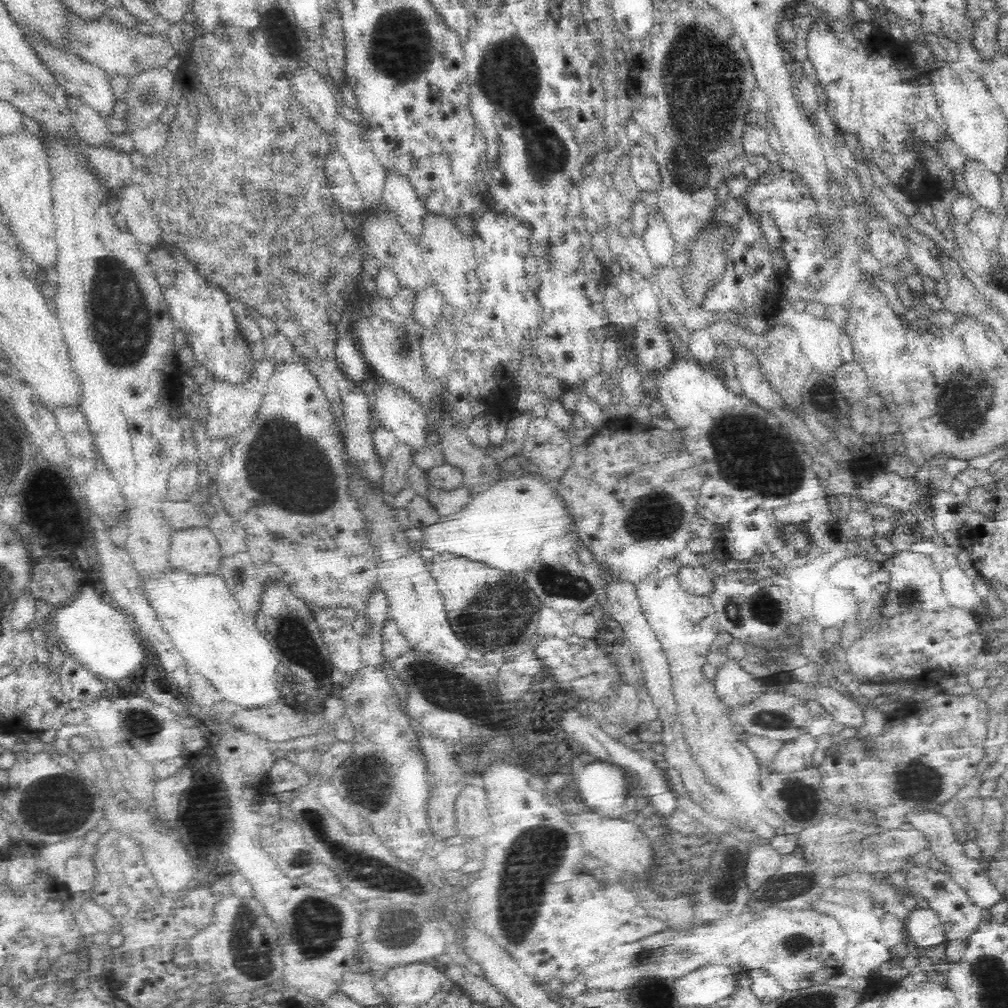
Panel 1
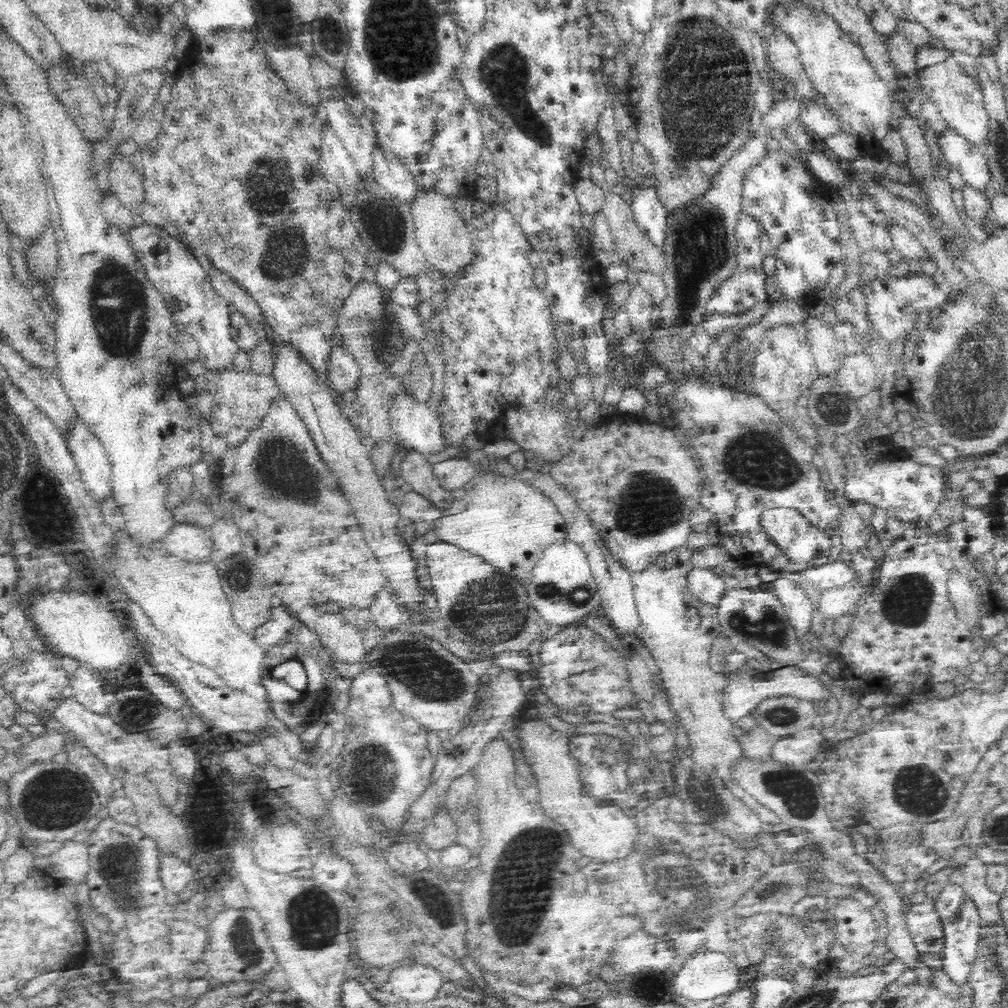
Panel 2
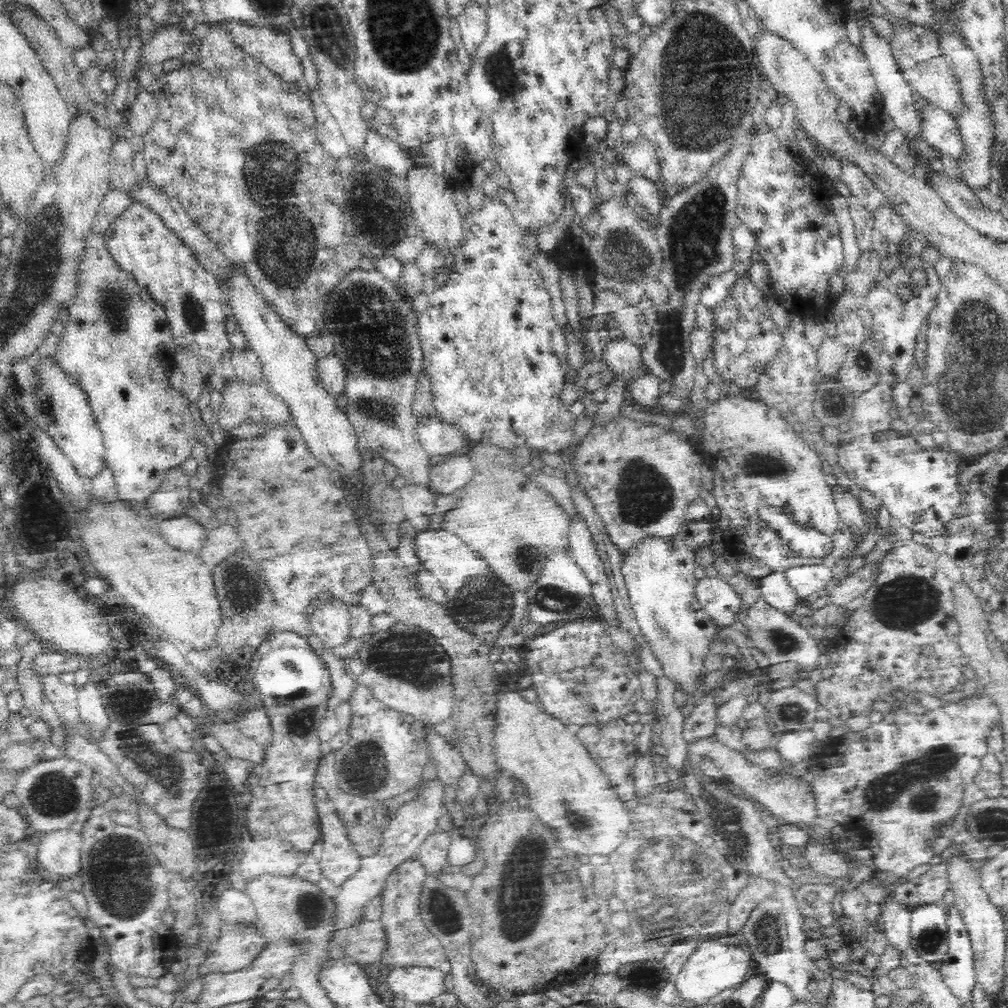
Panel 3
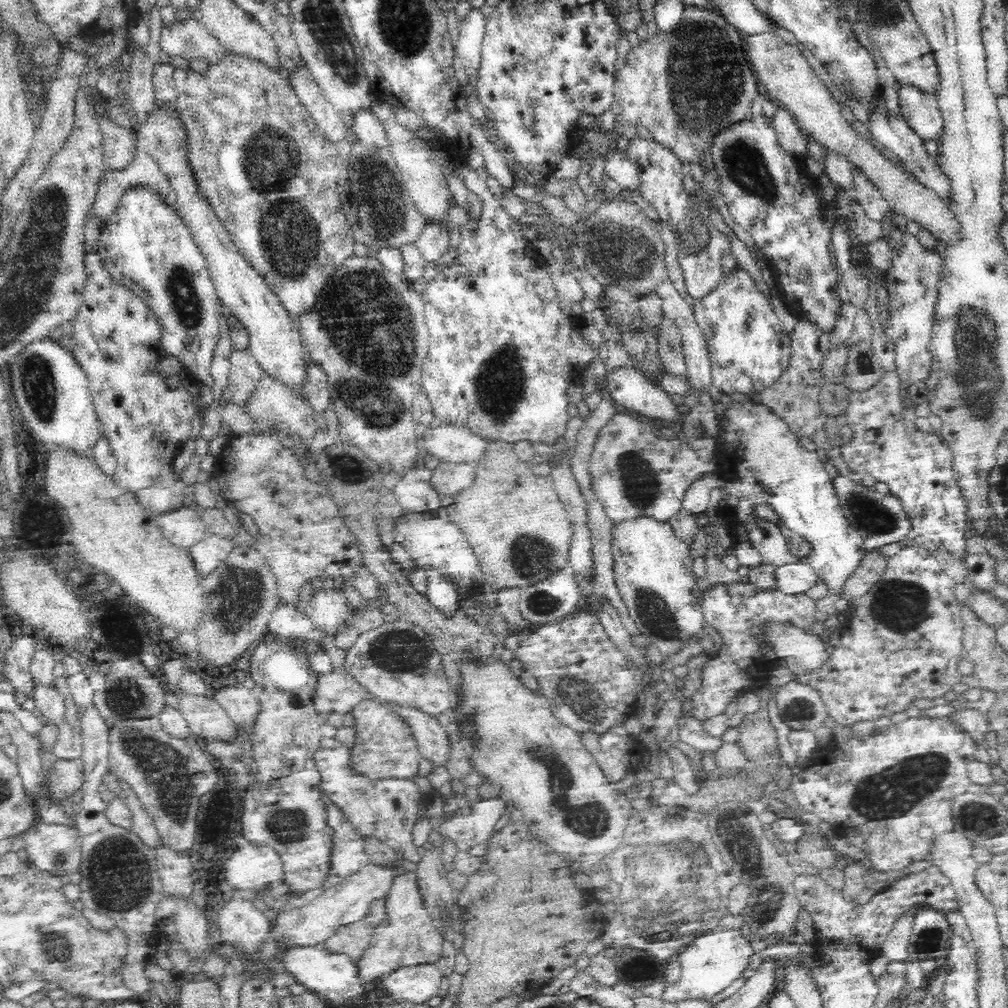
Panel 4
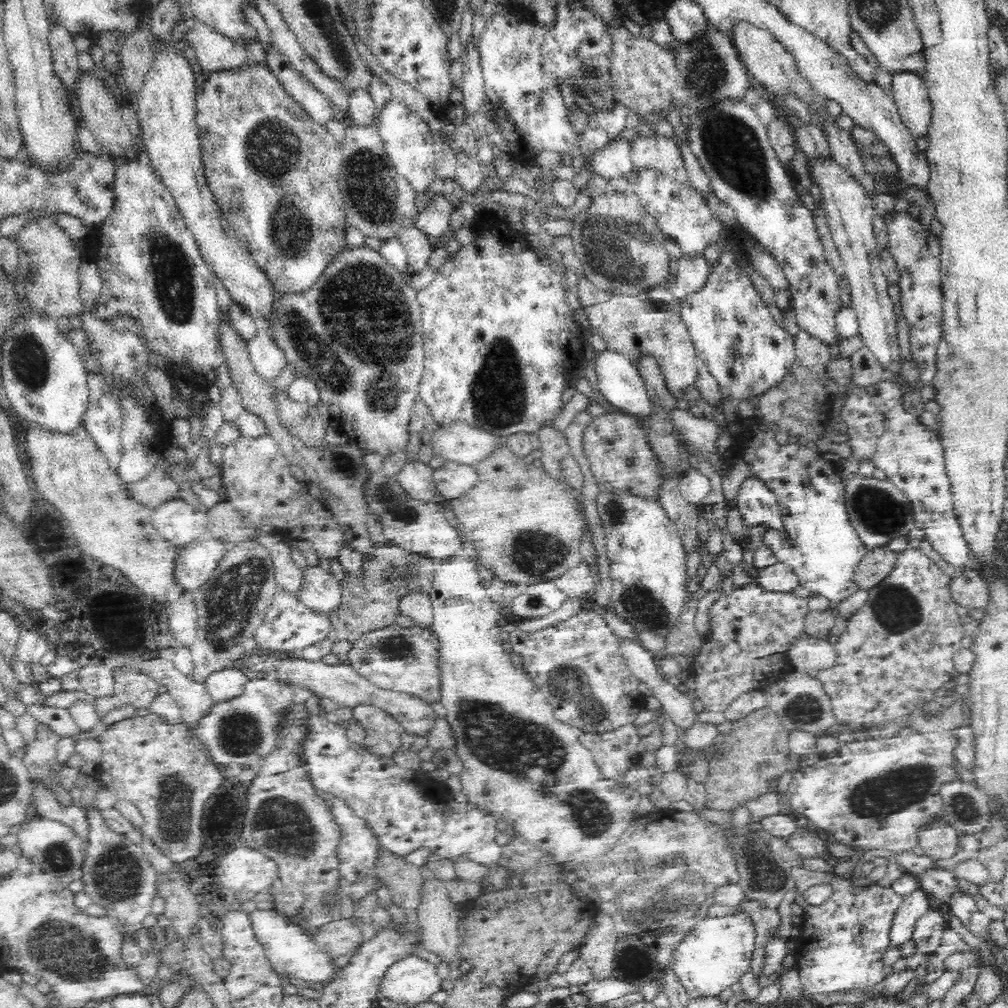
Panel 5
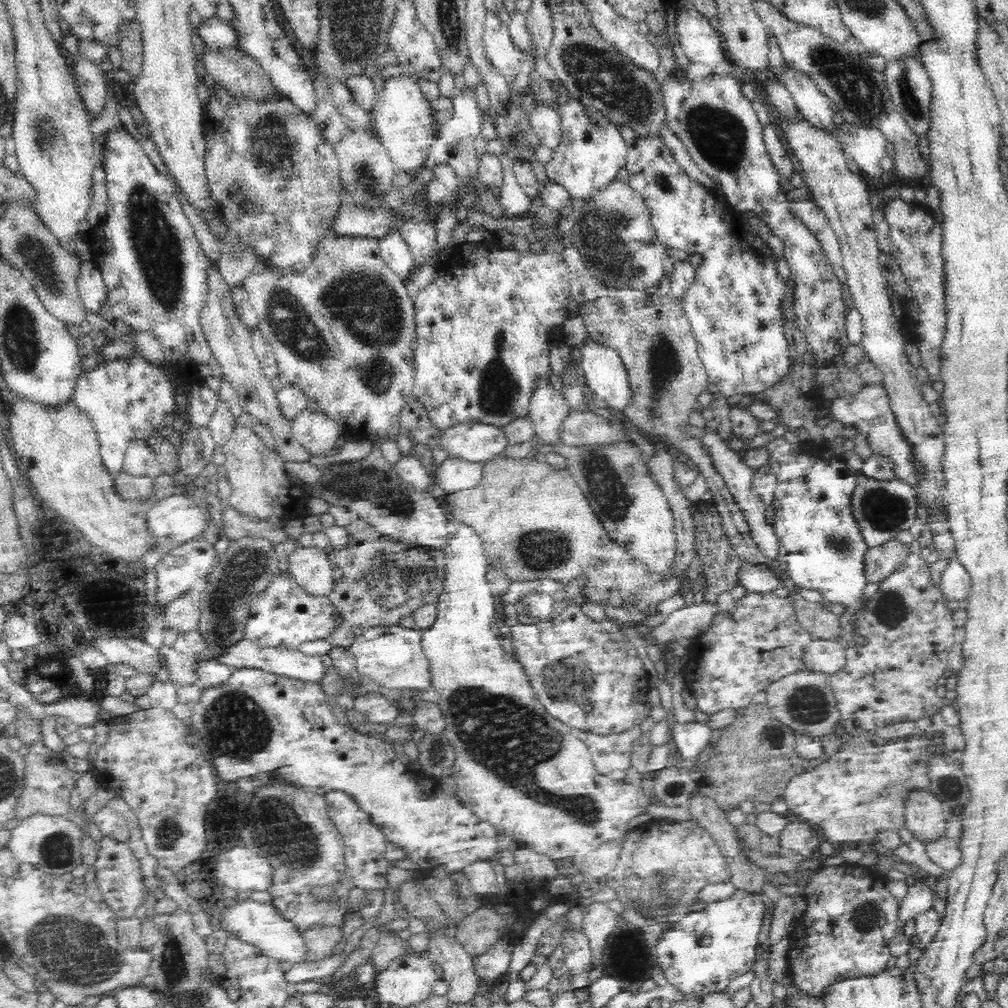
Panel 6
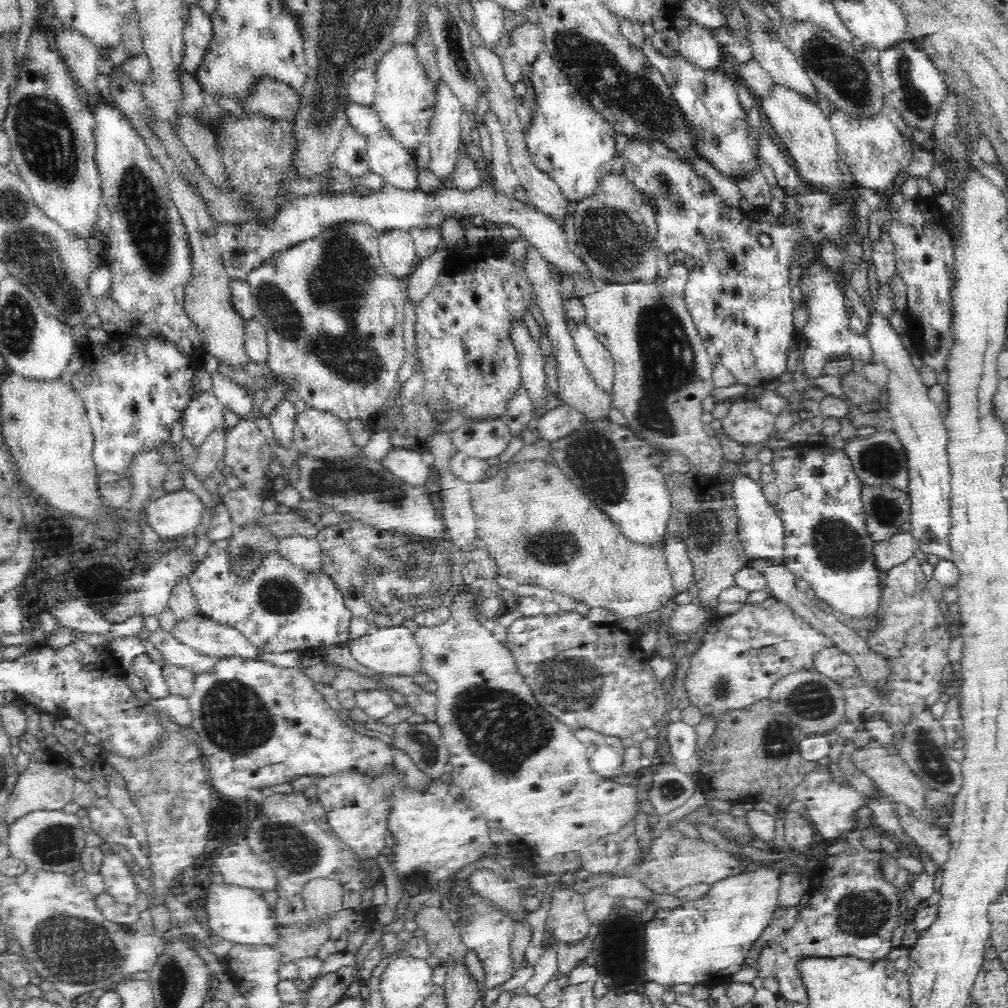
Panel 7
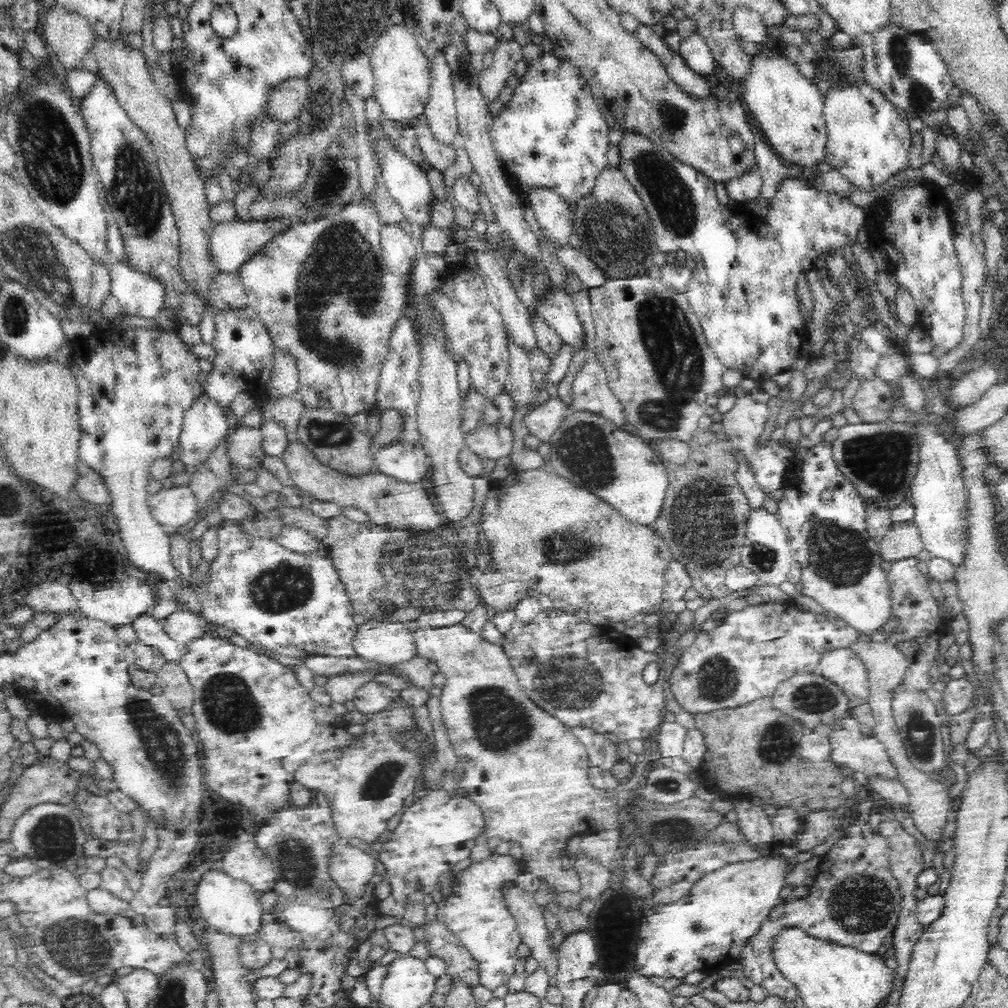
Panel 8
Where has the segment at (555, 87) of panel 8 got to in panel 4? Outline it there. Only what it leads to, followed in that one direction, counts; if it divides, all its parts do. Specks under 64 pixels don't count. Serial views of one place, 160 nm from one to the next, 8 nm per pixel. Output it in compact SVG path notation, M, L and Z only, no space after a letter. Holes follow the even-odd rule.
M617 149L611 150L605 158L604 166L605 174L620 183L624 189L634 191L642 191L642 179L638 166L626 153Z

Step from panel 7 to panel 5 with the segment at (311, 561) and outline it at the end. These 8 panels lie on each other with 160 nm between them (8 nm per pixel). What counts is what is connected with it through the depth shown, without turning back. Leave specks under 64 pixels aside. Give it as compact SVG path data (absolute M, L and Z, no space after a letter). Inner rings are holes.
M309 566L303 574L299 600L308 610L330 618L341 608L342 586L335 577L320 566Z

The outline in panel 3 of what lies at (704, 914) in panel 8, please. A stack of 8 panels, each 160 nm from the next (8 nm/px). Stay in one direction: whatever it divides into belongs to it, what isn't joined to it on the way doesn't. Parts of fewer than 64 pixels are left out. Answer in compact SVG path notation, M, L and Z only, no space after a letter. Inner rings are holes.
M708 942L702 944L690 958L684 963L681 971L674 978L676 988L682 998L689 1004L705 1005L711 998L724 992L726 988L734 988L740 984L743 986L745 980L753 973L751 954L739 946L727 945L722 942Z

